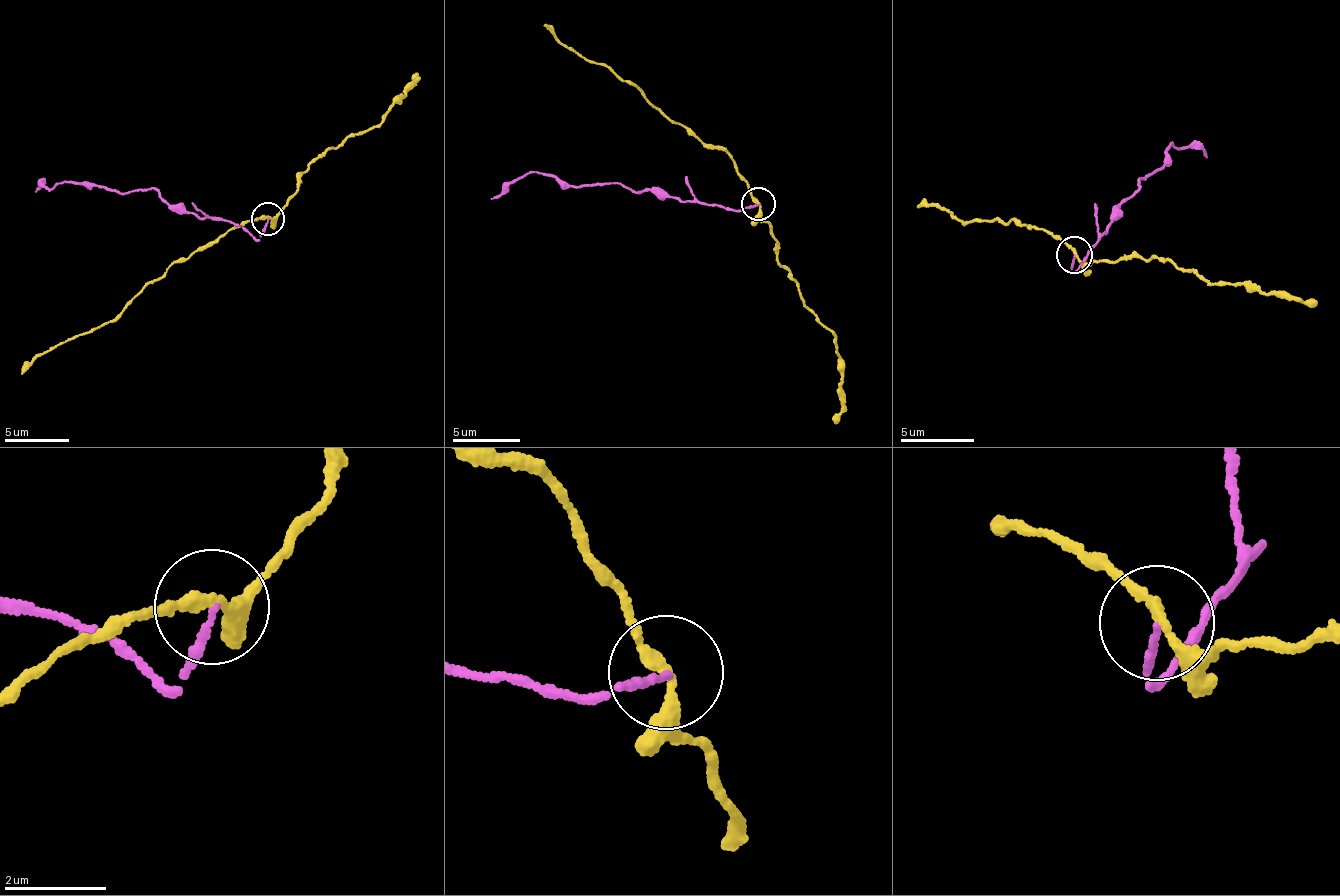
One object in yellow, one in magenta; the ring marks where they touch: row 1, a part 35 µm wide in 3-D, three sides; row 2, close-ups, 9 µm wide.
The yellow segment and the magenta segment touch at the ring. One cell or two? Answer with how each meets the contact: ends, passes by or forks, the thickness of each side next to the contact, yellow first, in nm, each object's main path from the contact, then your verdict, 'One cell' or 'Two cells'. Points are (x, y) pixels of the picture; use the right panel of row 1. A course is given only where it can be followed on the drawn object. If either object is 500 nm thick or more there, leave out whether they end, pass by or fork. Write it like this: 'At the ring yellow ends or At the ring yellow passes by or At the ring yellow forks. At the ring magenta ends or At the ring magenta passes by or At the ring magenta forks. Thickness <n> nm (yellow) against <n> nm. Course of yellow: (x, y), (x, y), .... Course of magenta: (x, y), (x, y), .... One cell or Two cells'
At the ring yellow passes by. At the ring magenta ends. Thickness 220 nm (yellow) against 110 nm. Course of yellow: (1075, 255), (1034, 224), (974, 220), (965, 223), (939, 205), (918, 207). Course of magenta: (1075, 255), (1072, 270), (1096, 246), (1143, 177), (1161, 168), (1172, 142), (1203, 151), (1205, 156). Two cells

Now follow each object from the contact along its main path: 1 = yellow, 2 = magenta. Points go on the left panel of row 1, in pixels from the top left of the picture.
1: (268, 218), (217, 236), (159, 277), (111, 320), (44, 351), (19, 375)
2: (268, 218), (257, 238), (227, 222), (170, 208), (155, 188), (125, 192), (59, 182), (41, 184), (35, 191)

